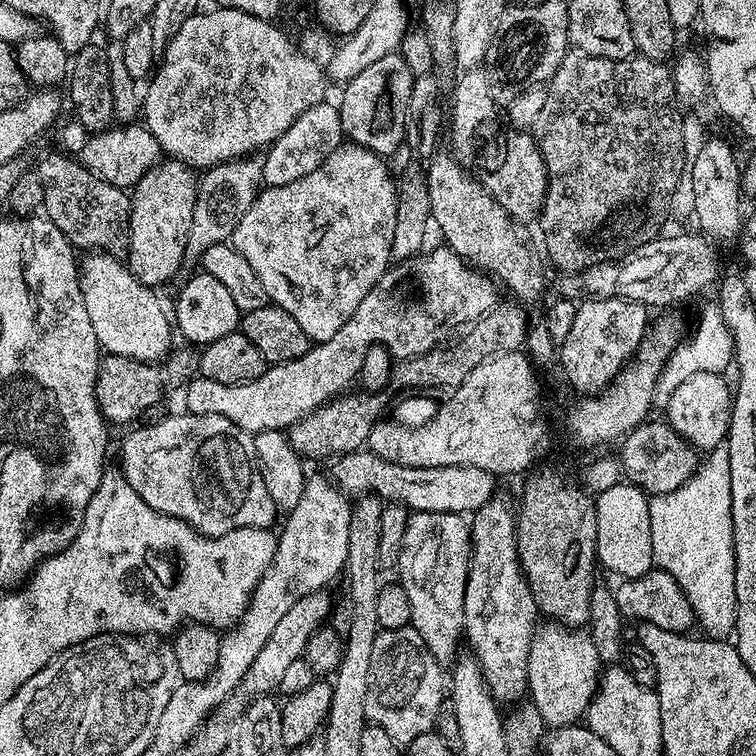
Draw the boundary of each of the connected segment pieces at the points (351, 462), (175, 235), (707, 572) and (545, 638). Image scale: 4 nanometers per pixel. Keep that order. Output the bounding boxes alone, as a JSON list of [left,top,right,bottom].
[[331,450,493,514],[126,158,198,286],[648,446,736,641],[527,622,602,725]]

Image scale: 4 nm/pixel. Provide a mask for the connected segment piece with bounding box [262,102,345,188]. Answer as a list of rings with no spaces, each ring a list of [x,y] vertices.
[[[325,102],[310,106],[310,110],[306,110],[293,124],[290,130],[286,130],[272,145],[263,153],[264,164],[262,160],[262,180],[267,187],[286,186],[290,182],[298,182],[298,178],[306,178],[310,174],[314,174],[314,170],[318,170],[318,166],[322,166],[322,162],[326,162],[326,158],[330,158],[330,154],[334,154],[334,150],[340,147],[345,139],[342,130],[342,122],[340,121],[340,109],[335,103]]]

